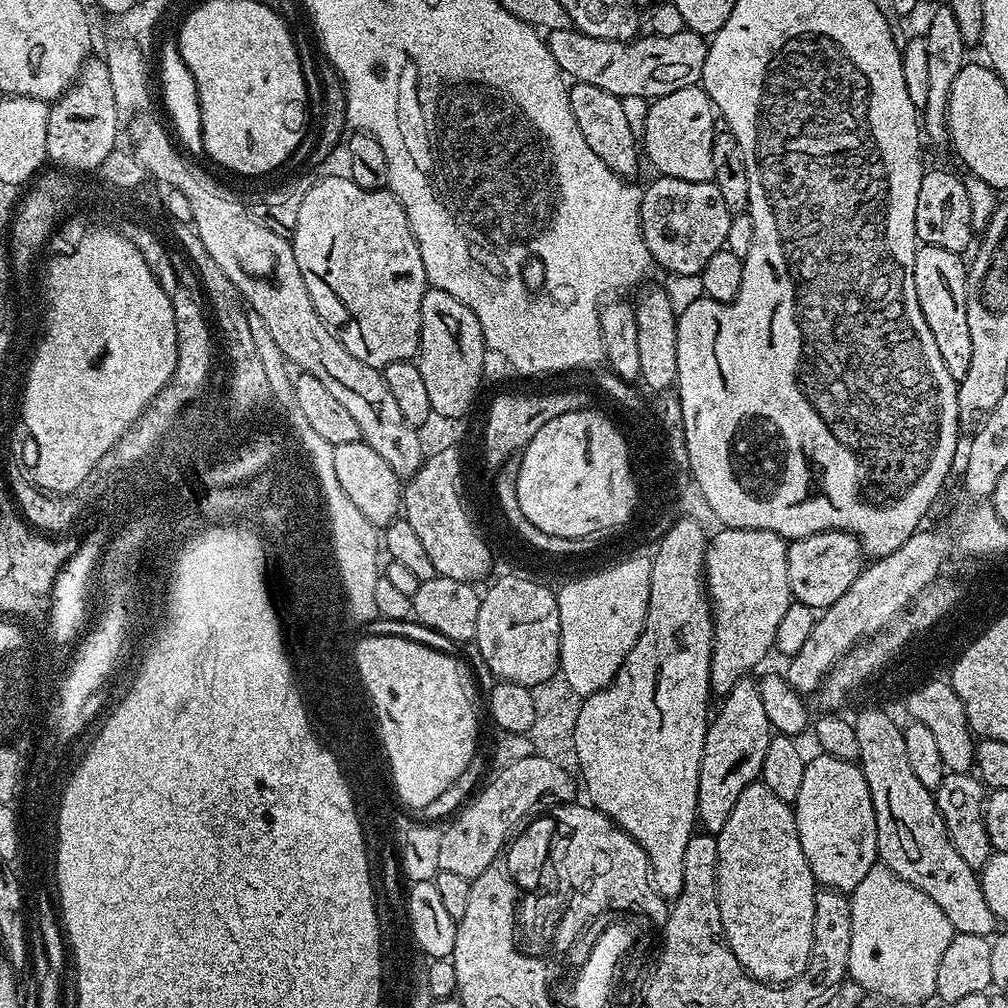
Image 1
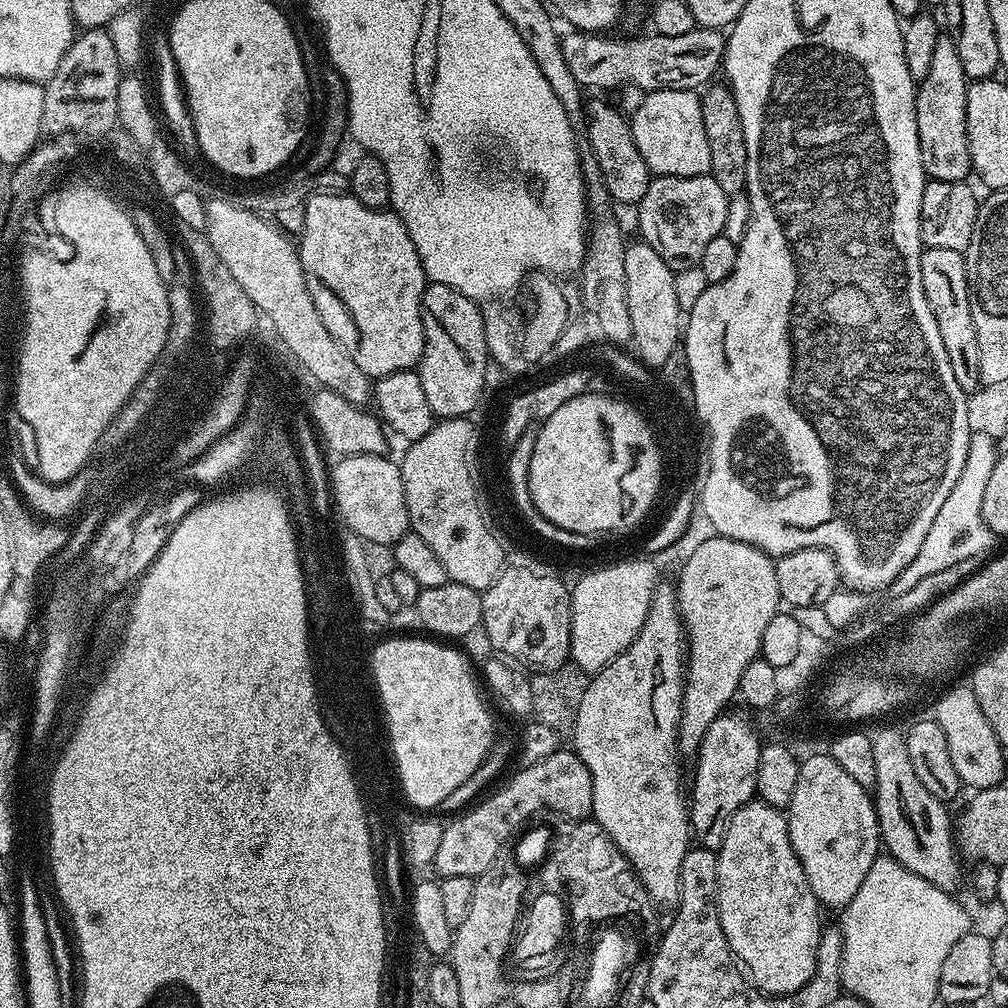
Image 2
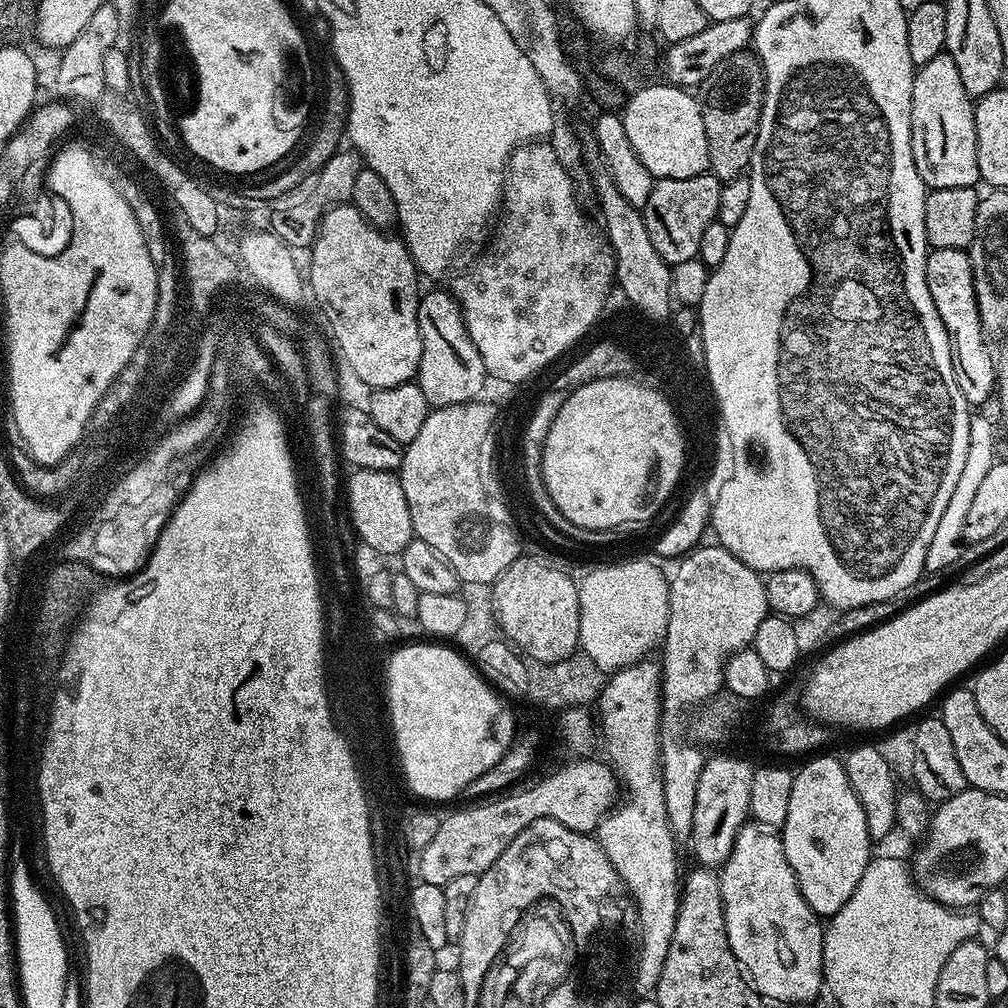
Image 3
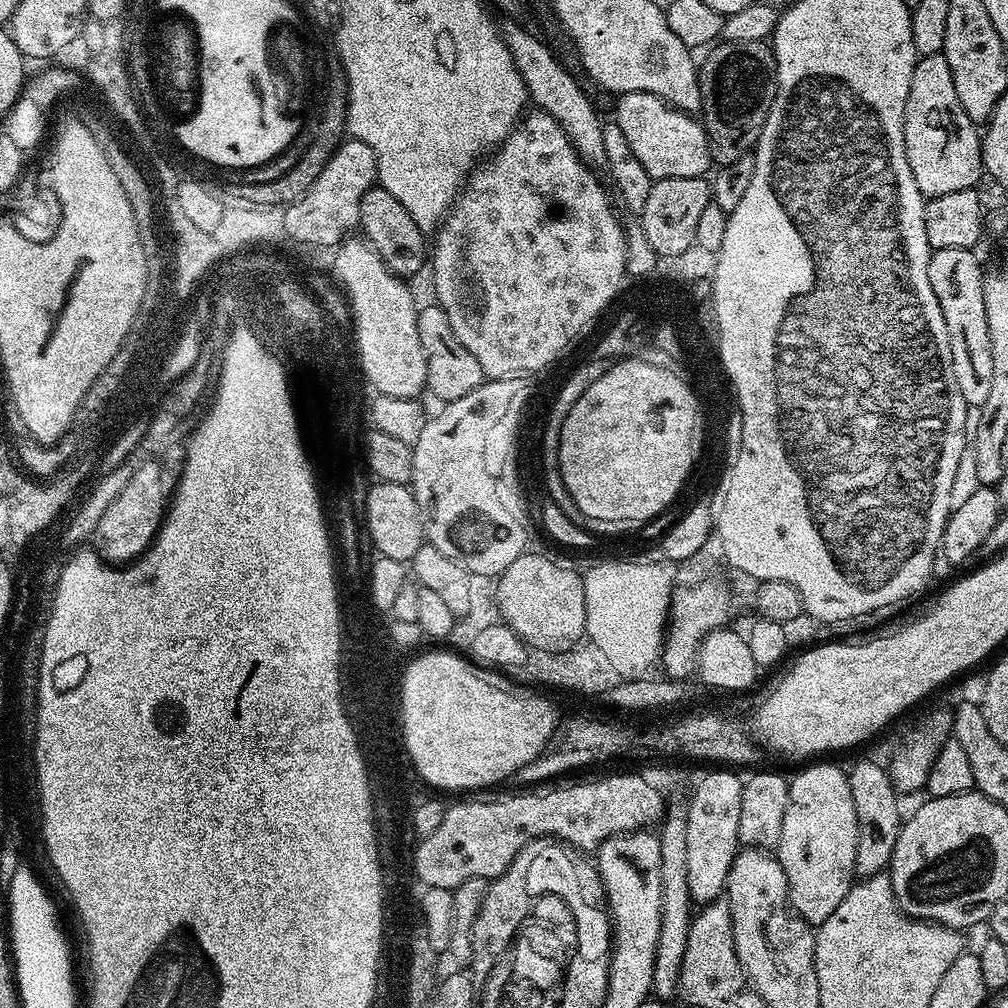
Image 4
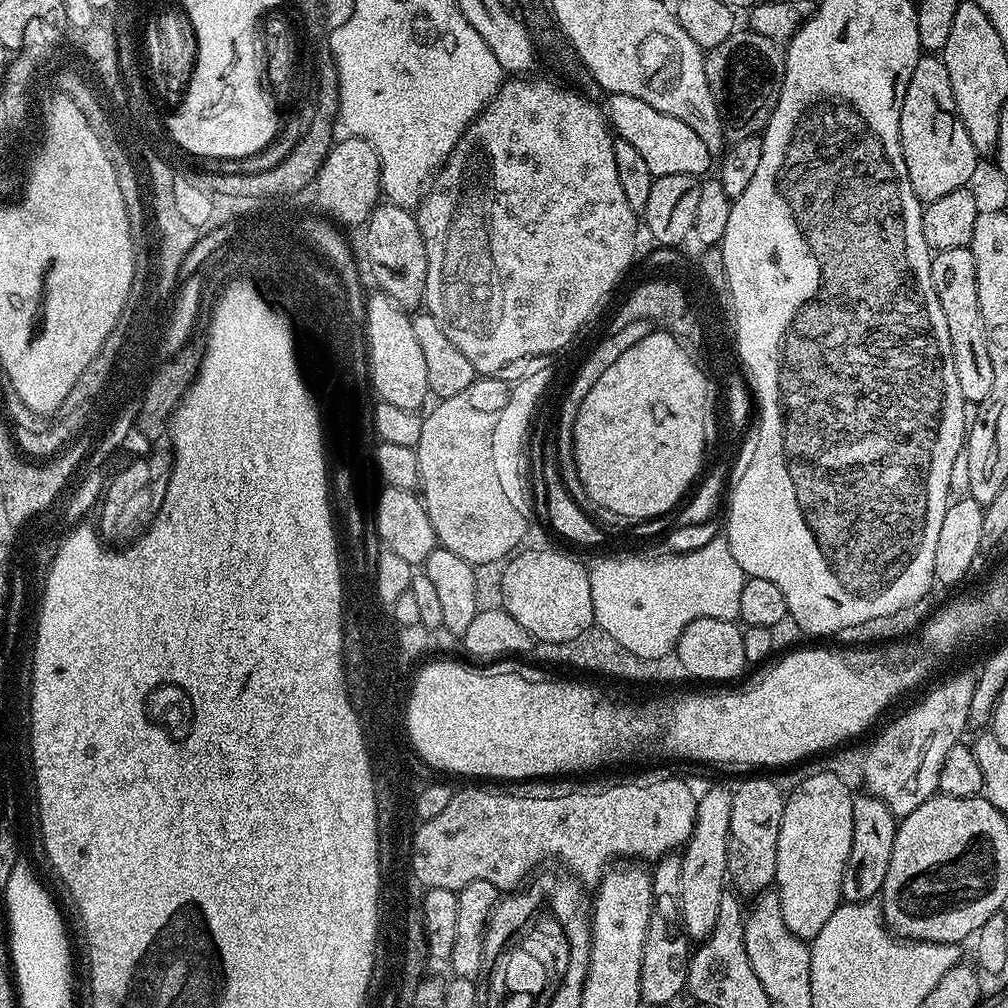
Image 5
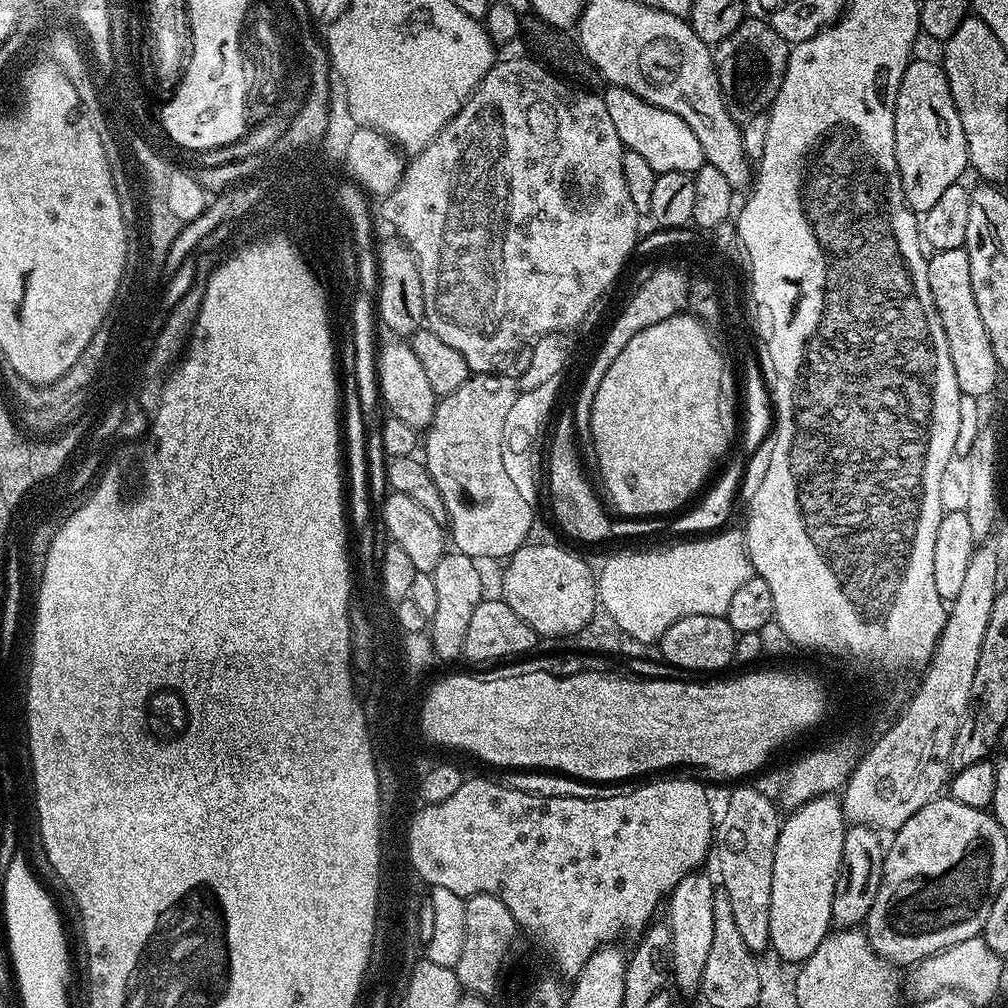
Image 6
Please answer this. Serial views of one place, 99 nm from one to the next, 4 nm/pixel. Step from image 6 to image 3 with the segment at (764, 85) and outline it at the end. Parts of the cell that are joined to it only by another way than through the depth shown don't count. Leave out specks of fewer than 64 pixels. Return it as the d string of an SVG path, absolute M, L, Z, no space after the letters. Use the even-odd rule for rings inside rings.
M748 50L722 58L722 62L715 64L699 84L698 99L702 126L706 126L711 175L718 177L721 182L745 175L752 163L764 101L764 71L760 59Z

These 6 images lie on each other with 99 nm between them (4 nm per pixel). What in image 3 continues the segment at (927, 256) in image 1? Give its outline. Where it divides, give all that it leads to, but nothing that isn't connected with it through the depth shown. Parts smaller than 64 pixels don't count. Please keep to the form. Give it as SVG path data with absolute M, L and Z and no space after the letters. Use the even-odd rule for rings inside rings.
M934 248L928 253L926 262L926 286L930 290L930 298L934 298L934 306L938 310L938 318L942 318L942 326L948 331L948 341L952 344L952 365L954 378L958 378L958 390L966 398L970 406L984 403L993 397L996 389L996 362L994 352L988 349L990 343L982 326L982 318L978 314L978 302L974 294L974 274L972 273L972 257L962 248Z

